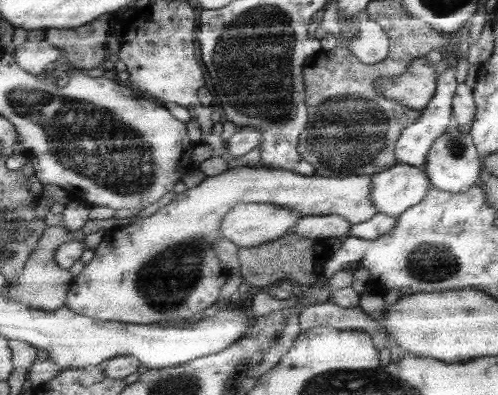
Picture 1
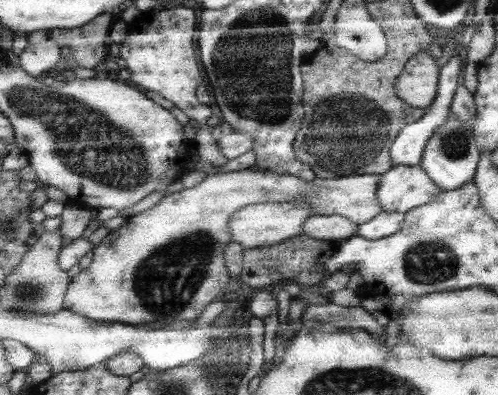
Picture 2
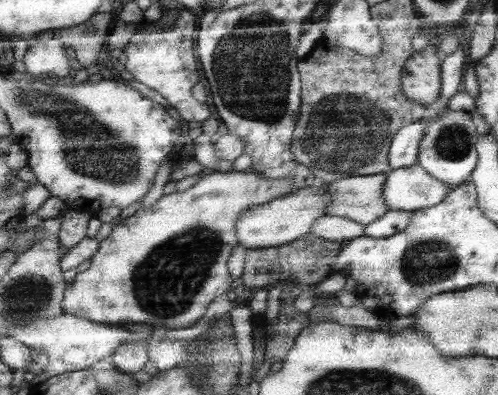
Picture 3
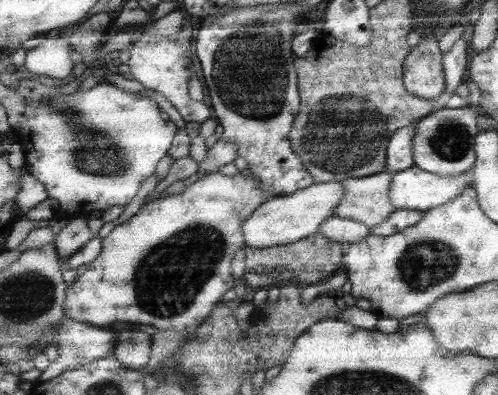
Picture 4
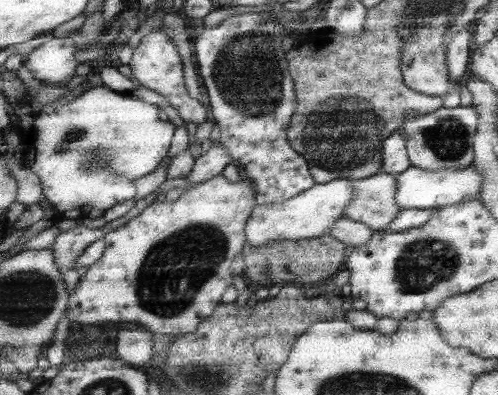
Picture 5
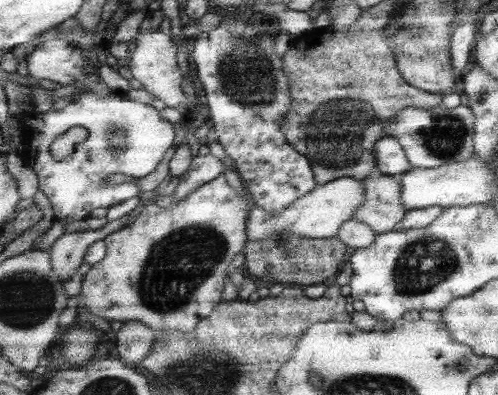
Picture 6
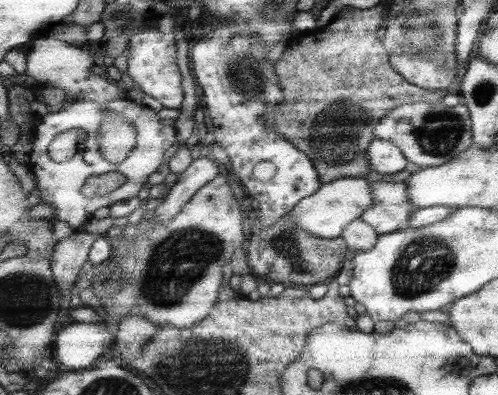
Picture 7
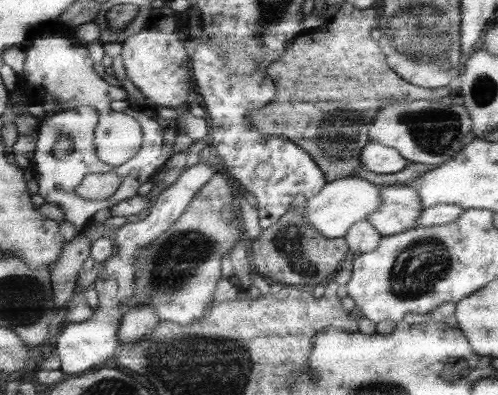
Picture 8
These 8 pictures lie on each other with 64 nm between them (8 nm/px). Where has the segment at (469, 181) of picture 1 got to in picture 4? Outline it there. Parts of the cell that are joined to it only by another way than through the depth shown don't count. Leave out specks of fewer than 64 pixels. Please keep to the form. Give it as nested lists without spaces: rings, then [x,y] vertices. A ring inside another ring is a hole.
[[[475,106],[457,108],[457,110],[437,110],[415,124],[413,136],[413,164],[429,174],[437,174],[441,178],[459,178],[467,174],[475,164],[475,136],[479,134],[475,128],[475,118],[479,116]]]

